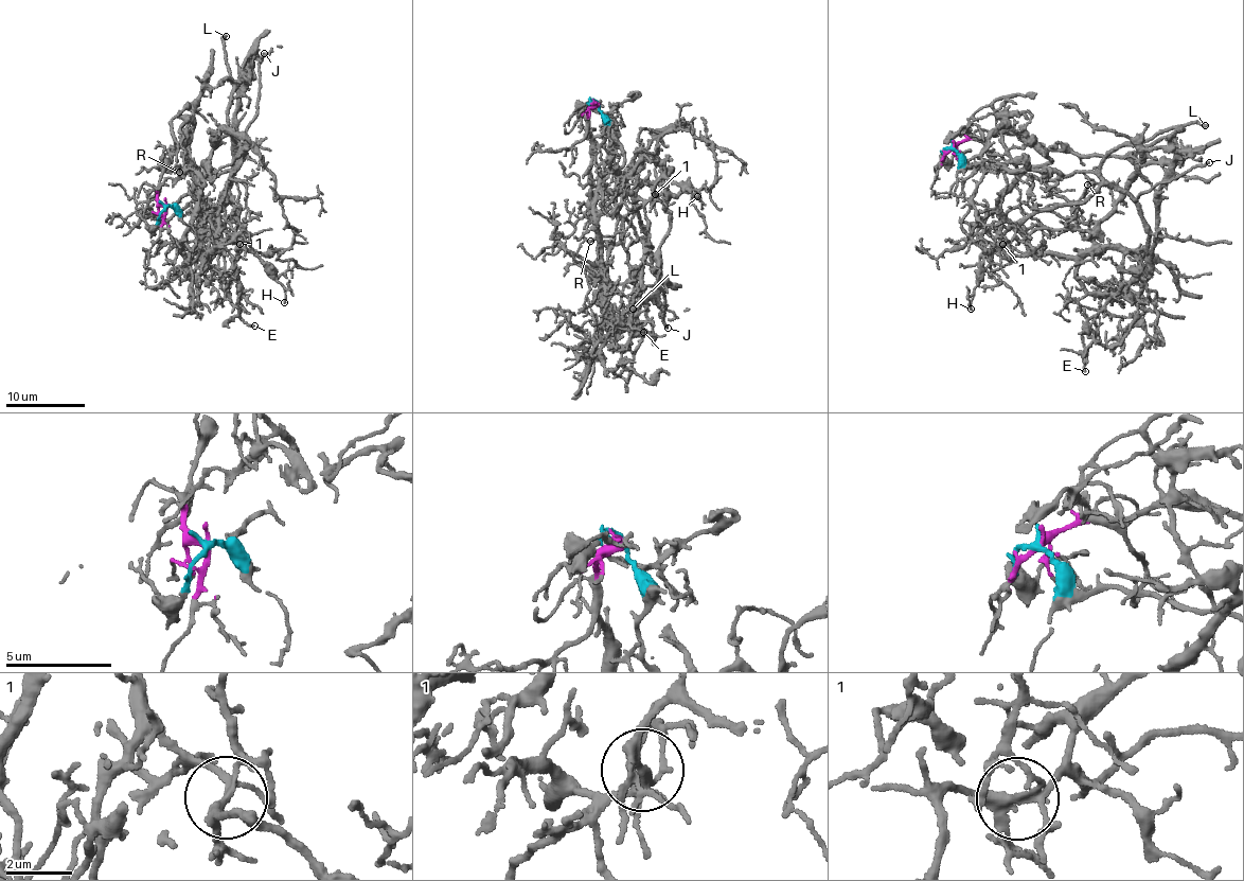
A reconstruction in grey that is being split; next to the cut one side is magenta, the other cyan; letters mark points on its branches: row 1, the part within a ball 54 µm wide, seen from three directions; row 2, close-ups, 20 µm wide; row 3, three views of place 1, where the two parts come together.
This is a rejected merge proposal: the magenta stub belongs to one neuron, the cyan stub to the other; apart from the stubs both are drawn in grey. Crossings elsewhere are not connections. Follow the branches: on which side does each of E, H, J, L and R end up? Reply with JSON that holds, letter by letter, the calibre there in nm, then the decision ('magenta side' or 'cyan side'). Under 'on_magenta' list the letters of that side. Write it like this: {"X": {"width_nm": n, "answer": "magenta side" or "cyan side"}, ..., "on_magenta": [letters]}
{"E": {"width_nm": 190, "answer": "cyan side"}, "H": {"width_nm": 140, "answer": "cyan side"}, "J": {"width_nm": 190, "answer": "cyan side"}, "L": {"width_nm": 280, "answer": "cyan side"}, "R": {"width_nm": 130, "answer": "magenta side"}, "on_magenta": ["R"]}

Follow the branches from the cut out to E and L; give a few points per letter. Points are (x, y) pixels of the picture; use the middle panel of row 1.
E: (597, 104), (615, 211), (643, 256), (635, 311), (612, 317), (633, 309), (643, 332)
L: (597, 104), (605, 127), (603, 148), (615, 166), (615, 211), (642, 235), (646, 249), (633, 286), (633, 310)

